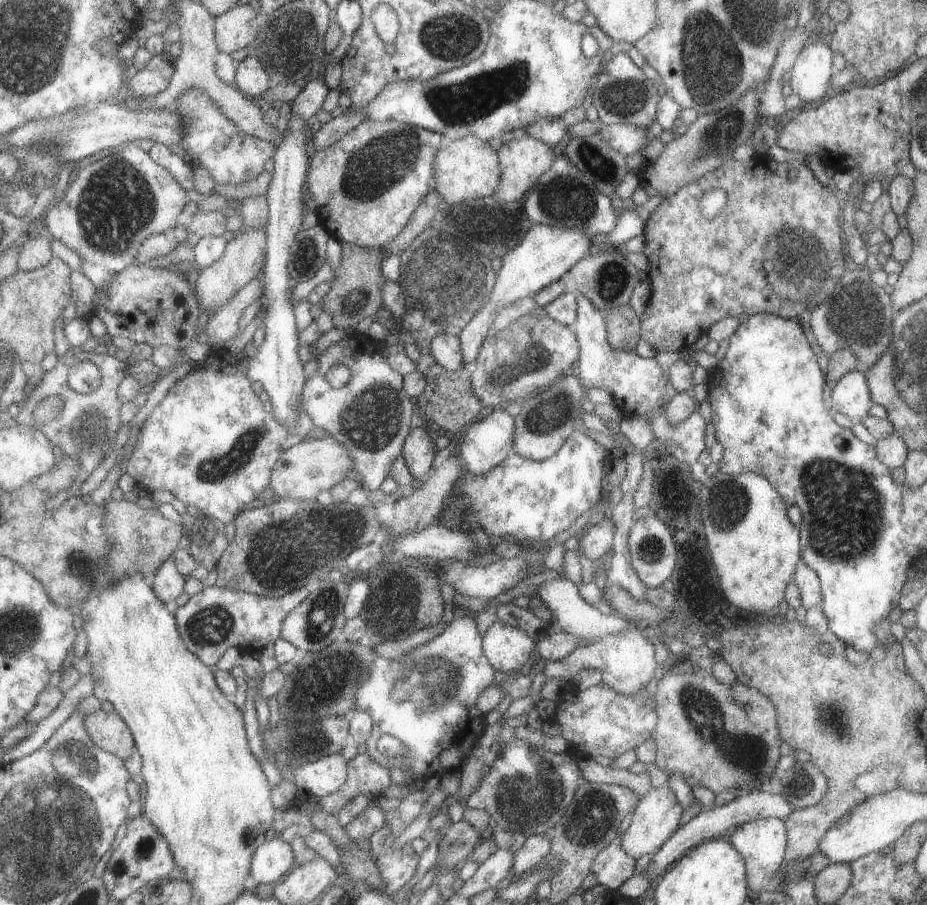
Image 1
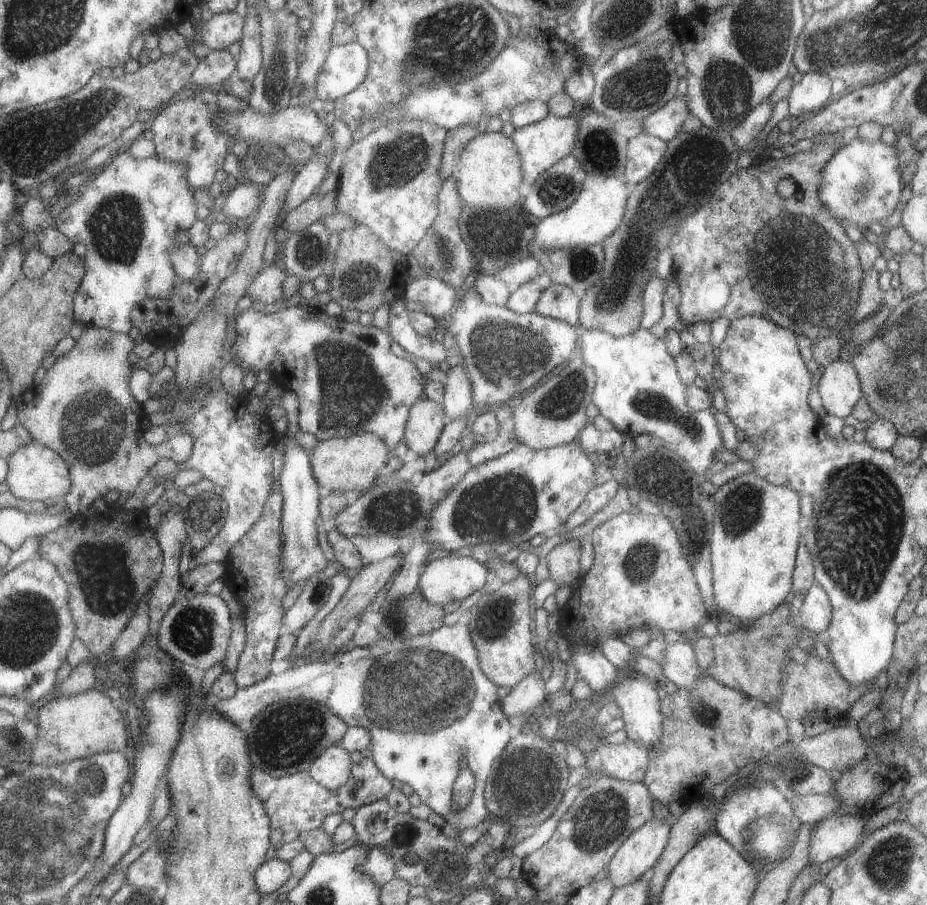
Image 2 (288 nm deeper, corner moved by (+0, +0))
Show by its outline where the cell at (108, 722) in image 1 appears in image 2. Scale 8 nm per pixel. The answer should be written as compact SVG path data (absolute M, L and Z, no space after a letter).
M95 688L73 698L59 696L51 700L35 712L35 720L39 724L39 736L31 748L31 764L35 766L61 766L95 754L125 752L129 744L125 718L117 702Z

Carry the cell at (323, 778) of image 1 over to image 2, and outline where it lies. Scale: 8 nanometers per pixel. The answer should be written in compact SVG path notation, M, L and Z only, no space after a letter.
M339 744L335 748L329 748L327 752L323 752L315 764L311 766L311 776L315 778L315 782L319 782L321 786L329 788L333 794L337 790L341 790L353 774L355 764L351 762L349 752Z

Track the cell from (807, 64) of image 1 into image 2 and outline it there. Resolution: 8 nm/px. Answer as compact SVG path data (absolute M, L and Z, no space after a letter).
M807 72L795 78L791 92L787 94L789 118L795 118L803 112L813 112L823 108L831 100L831 78L821 72Z

